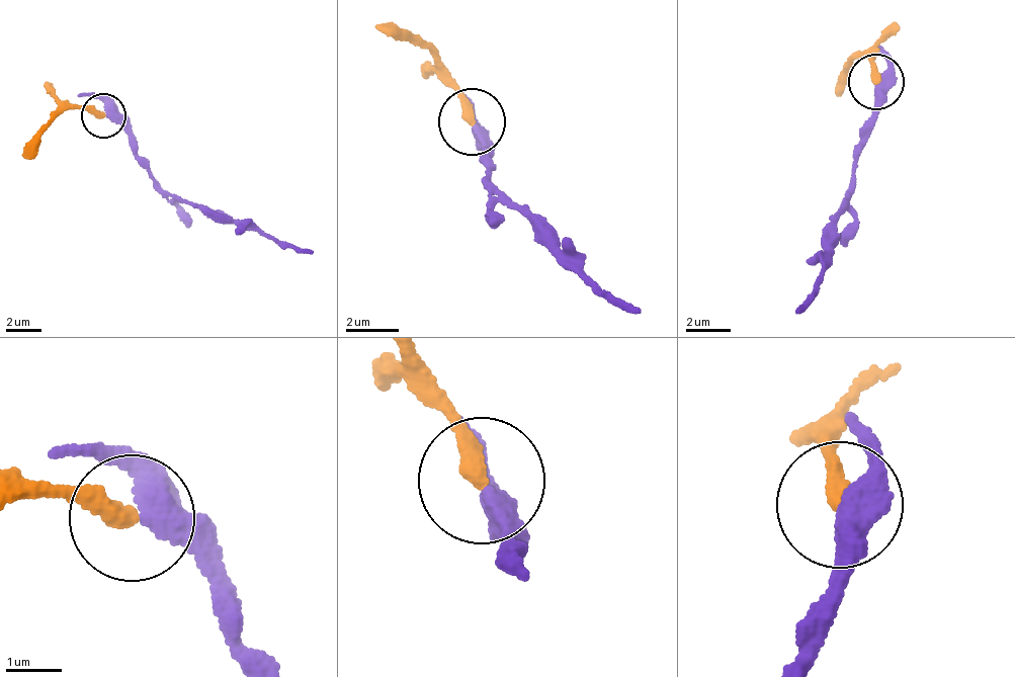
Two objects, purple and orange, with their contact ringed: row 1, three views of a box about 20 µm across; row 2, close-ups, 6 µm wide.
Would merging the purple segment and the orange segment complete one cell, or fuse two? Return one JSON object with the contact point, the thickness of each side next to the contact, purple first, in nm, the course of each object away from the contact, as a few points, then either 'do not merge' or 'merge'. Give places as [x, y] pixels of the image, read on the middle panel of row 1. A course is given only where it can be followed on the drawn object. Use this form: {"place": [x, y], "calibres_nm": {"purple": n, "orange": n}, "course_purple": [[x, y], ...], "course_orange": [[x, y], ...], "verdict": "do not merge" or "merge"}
{"place": [472, 121], "calibres_nm": {"purple": 440, "orange": 360}, "course_purple": [[473, 127], [484, 149], [493, 183], [558, 232], [597, 292], [641, 312]], "course_orange": [[473, 120], [440, 59], [376, 26]], "verdict": "merge"}

